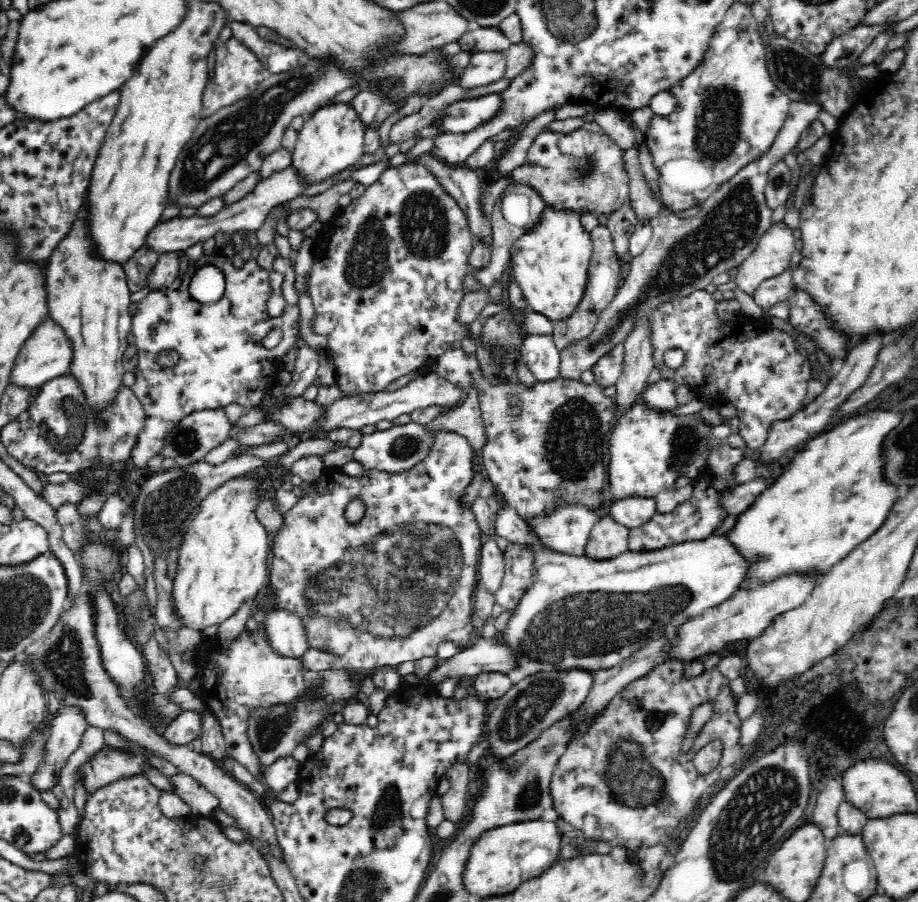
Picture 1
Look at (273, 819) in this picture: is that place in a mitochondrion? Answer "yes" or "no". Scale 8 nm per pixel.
no

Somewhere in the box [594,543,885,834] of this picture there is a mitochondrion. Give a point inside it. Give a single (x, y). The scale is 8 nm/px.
(628, 776)

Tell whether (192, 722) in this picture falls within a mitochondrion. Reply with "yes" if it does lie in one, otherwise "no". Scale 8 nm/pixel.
no

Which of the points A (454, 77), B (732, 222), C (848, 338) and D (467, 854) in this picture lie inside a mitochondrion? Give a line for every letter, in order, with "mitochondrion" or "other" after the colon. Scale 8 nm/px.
A: other
B: mitochondrion
C: other
D: other

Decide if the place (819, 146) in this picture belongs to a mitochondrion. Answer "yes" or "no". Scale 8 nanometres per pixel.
no

